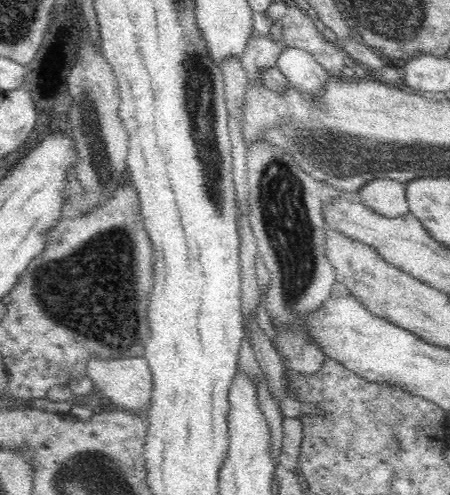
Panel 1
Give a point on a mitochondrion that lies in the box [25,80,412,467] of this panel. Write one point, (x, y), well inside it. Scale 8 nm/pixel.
(91, 292)

